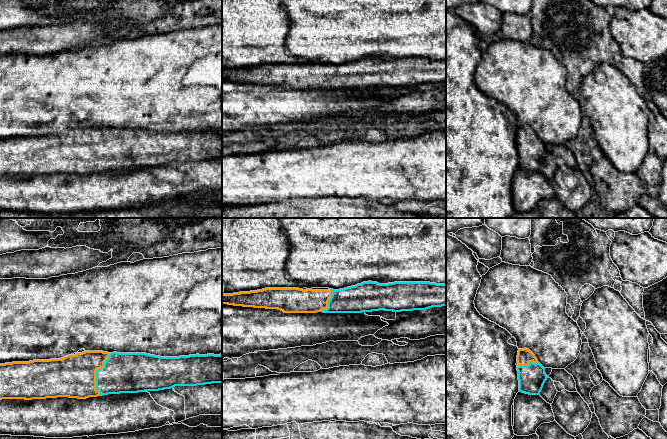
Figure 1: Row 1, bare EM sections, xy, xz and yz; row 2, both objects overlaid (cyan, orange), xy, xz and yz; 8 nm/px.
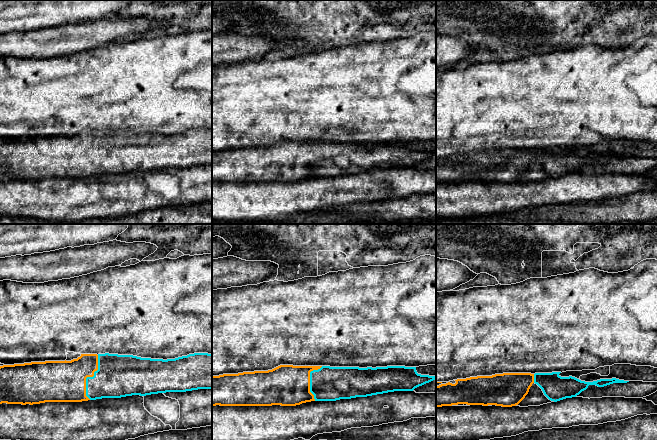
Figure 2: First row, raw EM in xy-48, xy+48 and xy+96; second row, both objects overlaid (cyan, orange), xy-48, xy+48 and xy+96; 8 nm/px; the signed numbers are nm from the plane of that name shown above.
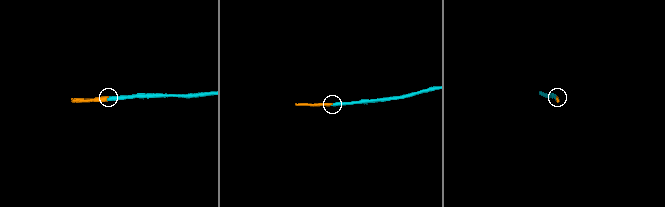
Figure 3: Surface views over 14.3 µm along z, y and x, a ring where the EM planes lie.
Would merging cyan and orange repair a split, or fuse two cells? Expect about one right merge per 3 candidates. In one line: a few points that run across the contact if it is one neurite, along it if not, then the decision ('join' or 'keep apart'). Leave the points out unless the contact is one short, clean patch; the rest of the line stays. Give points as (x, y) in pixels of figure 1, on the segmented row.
line xy (123, 372), (96, 373), (74, 376); join

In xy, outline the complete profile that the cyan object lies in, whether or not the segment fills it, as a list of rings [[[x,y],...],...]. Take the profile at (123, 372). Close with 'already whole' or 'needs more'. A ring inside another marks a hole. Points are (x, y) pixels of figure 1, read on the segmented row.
[[[85,351],[61,359],[0,364],[0,400],[57,397],[86,399],[212,383],[222,383],[222,354],[160,357],[146,353]]]; needs more

